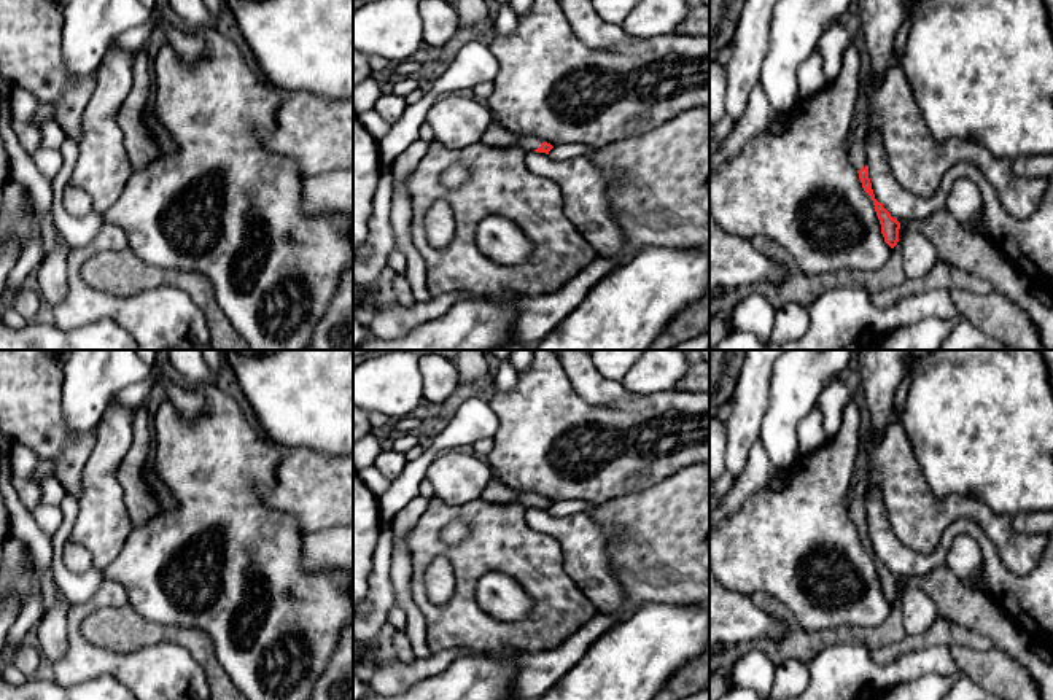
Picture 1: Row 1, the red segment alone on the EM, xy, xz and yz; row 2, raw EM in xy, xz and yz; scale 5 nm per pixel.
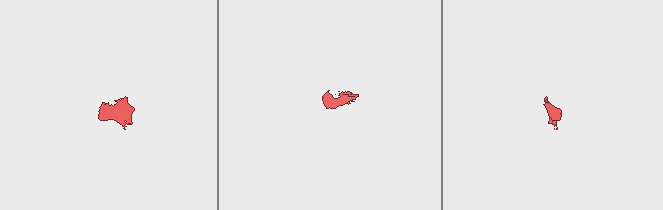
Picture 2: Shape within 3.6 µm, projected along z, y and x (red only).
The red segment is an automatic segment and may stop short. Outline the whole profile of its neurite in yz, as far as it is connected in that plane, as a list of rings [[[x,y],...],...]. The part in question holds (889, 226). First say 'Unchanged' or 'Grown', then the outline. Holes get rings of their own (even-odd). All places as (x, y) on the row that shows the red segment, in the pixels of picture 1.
Grown. [[[857,100],[854,115],[853,115],[849,138],[848,138],[848,151],[849,151],[853,165],[857,169],[859,180],[862,183],[864,191],[873,200],[875,212],[881,224],[881,234],[884,237],[884,242],[891,248],[894,248],[899,242],[900,223],[891,216],[891,213],[883,207],[881,202],[875,199],[875,194],[872,189],[872,183],[868,178],[867,156],[864,150],[867,116],[868,116],[868,103],[865,100]]]

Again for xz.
Grown. [[[492,122],[487,127],[479,142],[492,148],[519,146],[525,151],[536,151],[546,154],[549,154],[549,151],[554,148],[550,143],[542,142],[539,138],[515,135],[496,122]]]

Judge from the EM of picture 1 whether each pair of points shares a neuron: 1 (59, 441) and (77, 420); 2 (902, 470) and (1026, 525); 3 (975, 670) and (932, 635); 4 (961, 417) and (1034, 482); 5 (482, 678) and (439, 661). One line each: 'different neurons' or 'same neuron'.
1: different neurons
2: different neurons
3: different neurons
4: same neuron
5: different neurons

